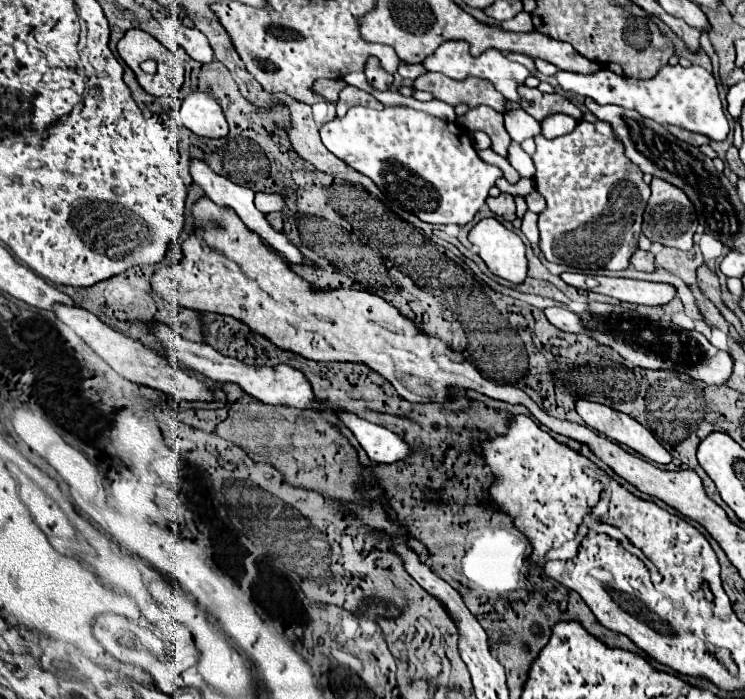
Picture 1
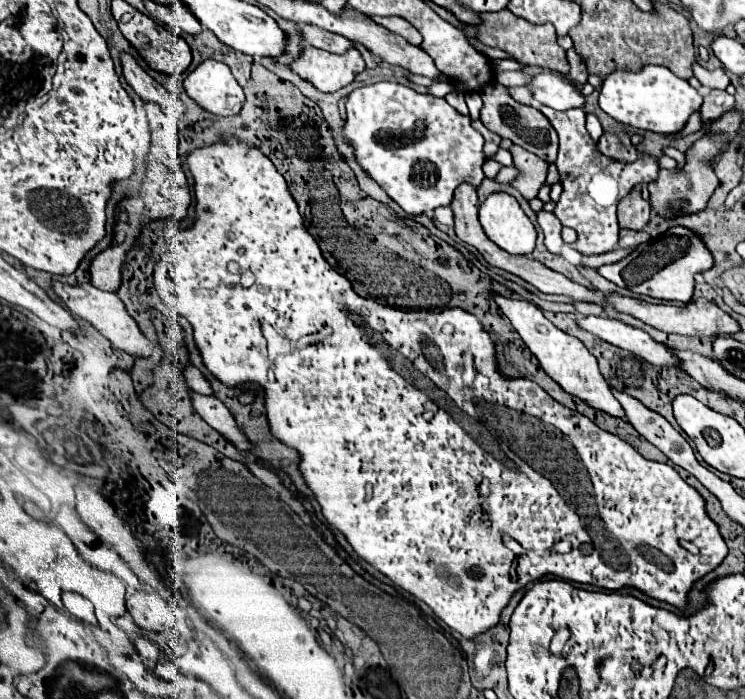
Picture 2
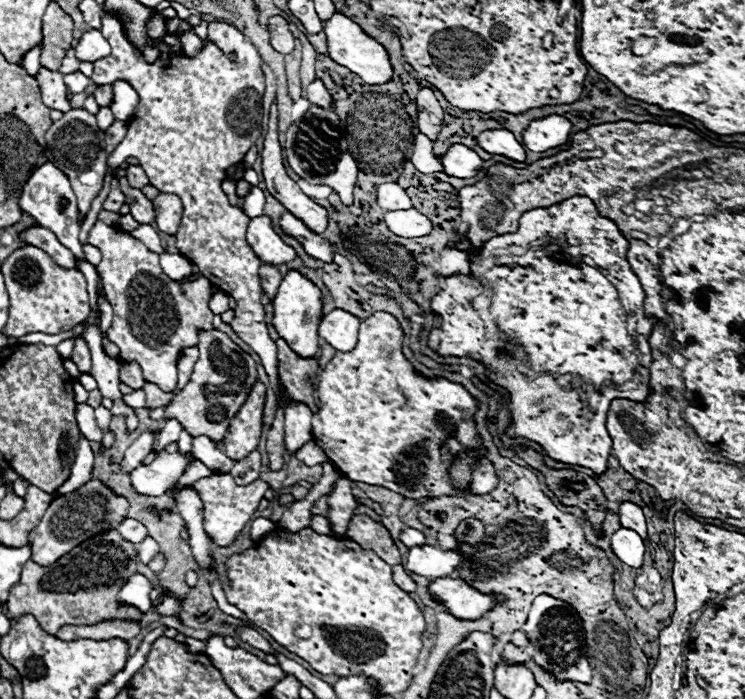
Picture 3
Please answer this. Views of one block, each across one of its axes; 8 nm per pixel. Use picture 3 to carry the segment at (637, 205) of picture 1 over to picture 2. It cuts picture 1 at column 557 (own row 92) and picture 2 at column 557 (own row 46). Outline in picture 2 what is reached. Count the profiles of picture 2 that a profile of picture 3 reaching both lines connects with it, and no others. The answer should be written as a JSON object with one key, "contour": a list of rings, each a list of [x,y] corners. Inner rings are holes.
{"contour":[[[540,104],[538,110],[550,120],[554,130],[560,138],[560,150],[556,168],[560,172],[560,184],[562,184],[562,196],[556,202],[554,216],[560,220],[562,226],[574,228],[578,238],[576,242],[568,244],[570,248],[578,250],[582,256],[594,256],[594,254],[606,254],[616,250],[618,244],[618,220],[616,220],[616,206],[618,202],[630,194],[630,190],[638,184],[650,184],[658,178],[658,158],[652,154],[644,154],[636,162],[620,164],[608,156],[604,156],[596,142],[590,138],[586,126],[584,126],[584,110],[572,108],[564,112],[556,112],[550,106]]]}

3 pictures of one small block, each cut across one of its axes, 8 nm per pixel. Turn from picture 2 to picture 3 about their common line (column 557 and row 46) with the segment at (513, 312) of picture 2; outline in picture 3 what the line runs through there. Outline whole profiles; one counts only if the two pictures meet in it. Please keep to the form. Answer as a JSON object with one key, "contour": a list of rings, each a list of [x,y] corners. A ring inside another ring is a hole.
{"contour":[[[334,14],[332,18],[322,22],[322,32],[326,34],[326,44],[328,44],[328,56],[348,68],[350,72],[358,74],[366,84],[384,84],[392,78],[392,68],[390,68],[390,58],[388,52],[370,36],[366,36],[356,22],[342,14]]]}

